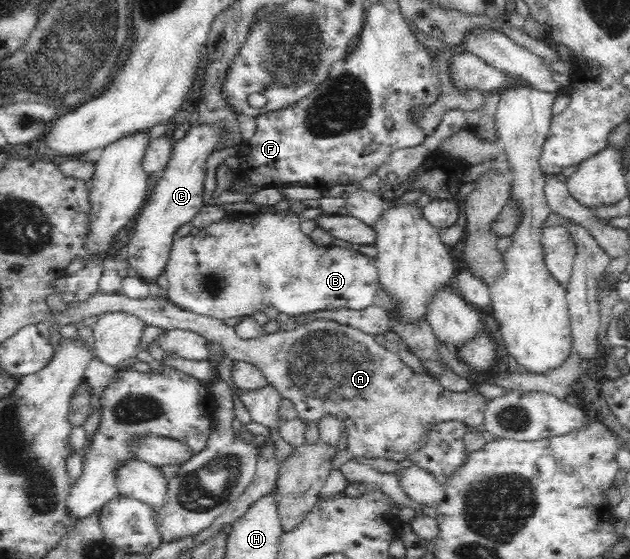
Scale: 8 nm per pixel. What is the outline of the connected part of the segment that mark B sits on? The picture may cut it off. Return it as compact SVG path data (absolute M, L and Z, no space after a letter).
M291 208L285 211L278 212L259 212L255 214L237 215L225 214L219 221L214 221L211 225L199 230L196 236L181 237L172 242L170 256L166 261L164 272L167 275L168 287L166 288L166 297L177 307L185 311L192 311L193 313L214 317L215 319L224 320L227 317L239 316L241 318L251 316L256 309L264 309L267 306L274 305L279 312L287 313L287 315L294 316L301 313L312 313L316 311L323 311L323 309L362 309L368 308L375 304L377 289L379 289L378 269L376 268L376 260L369 256L361 254L354 245L351 249L343 249L335 245L318 247L311 242L311 238L301 231L301 217Z

